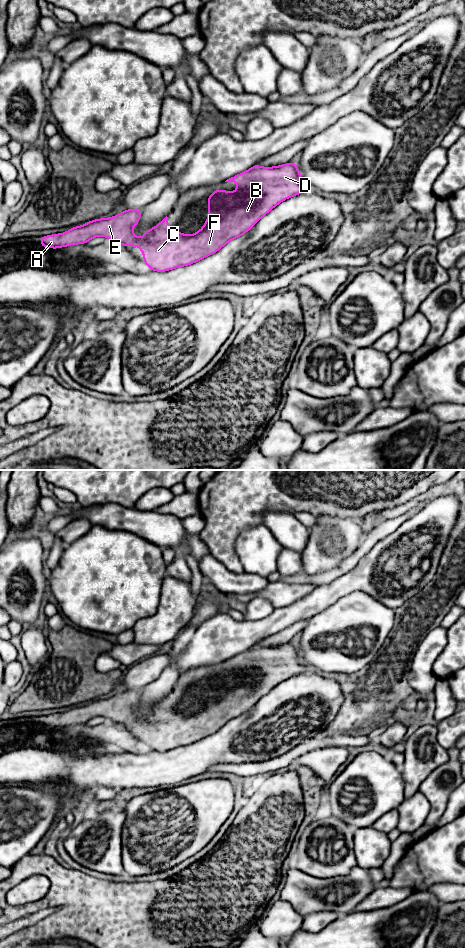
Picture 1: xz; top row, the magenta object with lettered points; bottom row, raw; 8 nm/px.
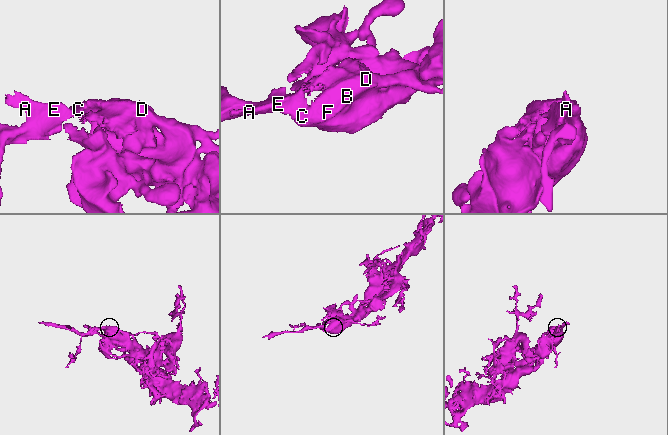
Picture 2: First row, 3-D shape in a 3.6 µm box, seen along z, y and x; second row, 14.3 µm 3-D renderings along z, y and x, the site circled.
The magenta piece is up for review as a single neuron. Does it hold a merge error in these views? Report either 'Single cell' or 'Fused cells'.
Single cell

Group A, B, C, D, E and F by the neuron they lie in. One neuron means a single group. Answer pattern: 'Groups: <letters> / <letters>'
Groups: A B C D E F

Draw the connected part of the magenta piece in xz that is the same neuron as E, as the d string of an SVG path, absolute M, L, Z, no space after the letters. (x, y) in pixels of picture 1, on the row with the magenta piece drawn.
M295 162L283 164L276 167L261 167L258 164L254 165L246 172L240 173L227 179L225 182L240 183L234 193L224 190L214 190L214 192L207 197L208 199L208 220L205 222L203 228L190 236L182 234L180 231L175 231L168 226L168 217L166 216L156 227L146 230L143 238L137 238L132 232L132 227L139 223L141 218L141 209L127 209L123 213L107 219L96 219L87 222L84 226L75 226L71 230L62 234L53 234L50 236L41 236L40 245L48 248L60 248L74 244L86 244L89 240L96 236L103 236L110 238L114 243L123 246L139 246L143 255L143 262L152 270L164 272L172 270L181 266L188 266L192 263L198 262L209 255L214 254L221 249L229 241L238 238L251 229L257 221L272 210L276 205L283 200L296 196L300 193L310 190L308 186L302 181L300 172Z

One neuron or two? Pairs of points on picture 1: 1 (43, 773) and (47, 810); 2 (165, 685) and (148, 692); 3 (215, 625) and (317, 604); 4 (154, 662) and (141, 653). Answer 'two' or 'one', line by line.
1: two
2: one
3: one
4: two

